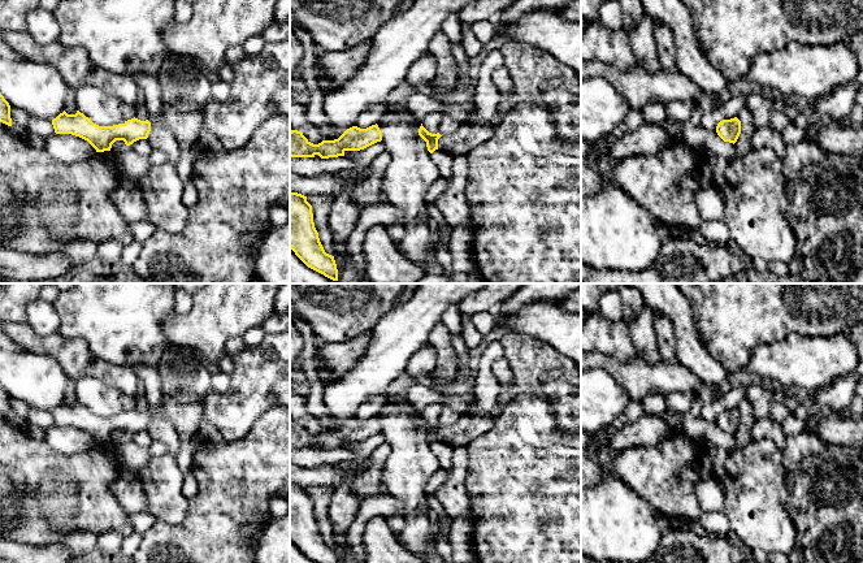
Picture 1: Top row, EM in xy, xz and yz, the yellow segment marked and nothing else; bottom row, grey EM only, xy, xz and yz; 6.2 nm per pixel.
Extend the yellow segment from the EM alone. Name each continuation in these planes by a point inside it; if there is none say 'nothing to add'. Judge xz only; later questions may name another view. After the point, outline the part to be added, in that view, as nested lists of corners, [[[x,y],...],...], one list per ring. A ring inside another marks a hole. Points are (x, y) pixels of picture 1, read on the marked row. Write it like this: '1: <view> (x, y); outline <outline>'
1: xz (472, 133); outline [[[474,112],[472,118],[450,135],[442,135],[438,139],[438,150],[452,153],[463,155],[470,152],[474,147],[485,143],[495,131],[490,122],[482,122]]]

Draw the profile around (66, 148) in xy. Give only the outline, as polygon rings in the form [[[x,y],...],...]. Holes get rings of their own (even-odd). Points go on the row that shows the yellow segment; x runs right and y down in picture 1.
[[[53,134],[45,138],[44,151],[56,161],[74,165],[96,155],[96,150],[84,139],[71,134]]]

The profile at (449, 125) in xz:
[[[443,113],[438,126],[438,133],[441,135],[450,135],[454,134],[459,127],[460,124],[452,116]]]

